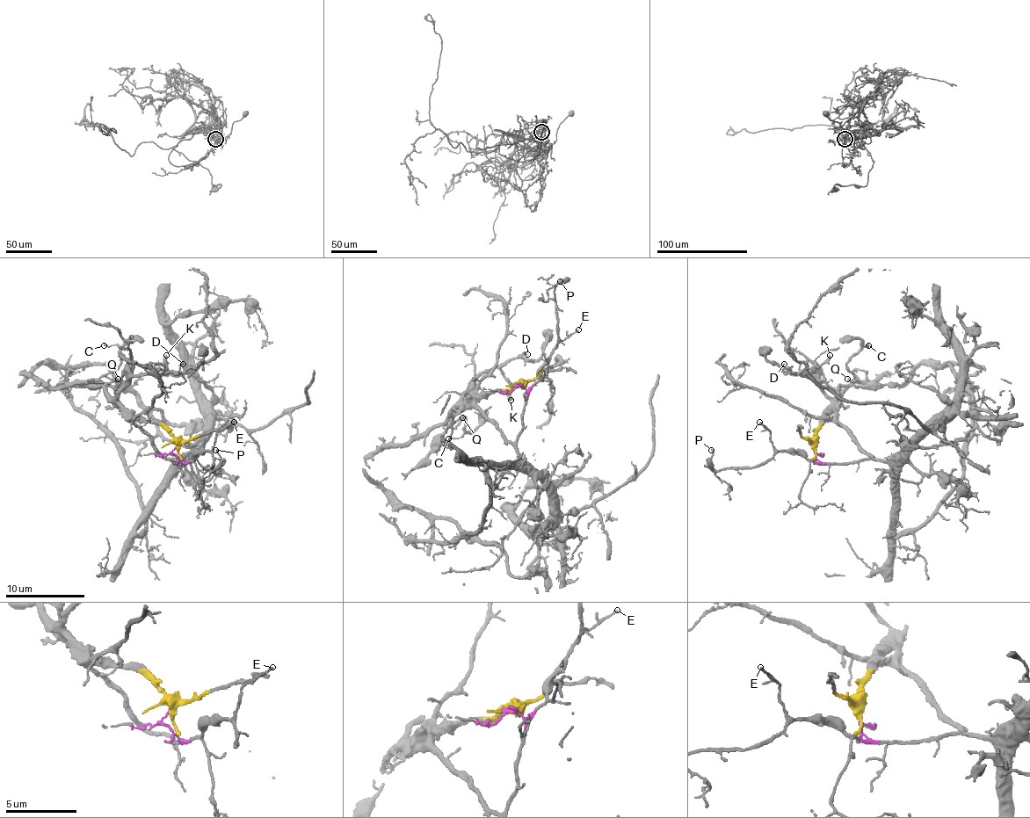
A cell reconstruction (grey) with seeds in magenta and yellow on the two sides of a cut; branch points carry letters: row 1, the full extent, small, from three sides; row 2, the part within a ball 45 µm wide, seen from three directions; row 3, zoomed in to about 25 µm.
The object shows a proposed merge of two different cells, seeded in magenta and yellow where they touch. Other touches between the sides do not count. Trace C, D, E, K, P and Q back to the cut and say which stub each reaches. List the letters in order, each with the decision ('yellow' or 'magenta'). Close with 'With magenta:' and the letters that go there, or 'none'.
C: yellow
D: yellow
E: magenta
K: yellow
P: magenta
Q: yellow
With magenta: E, P

